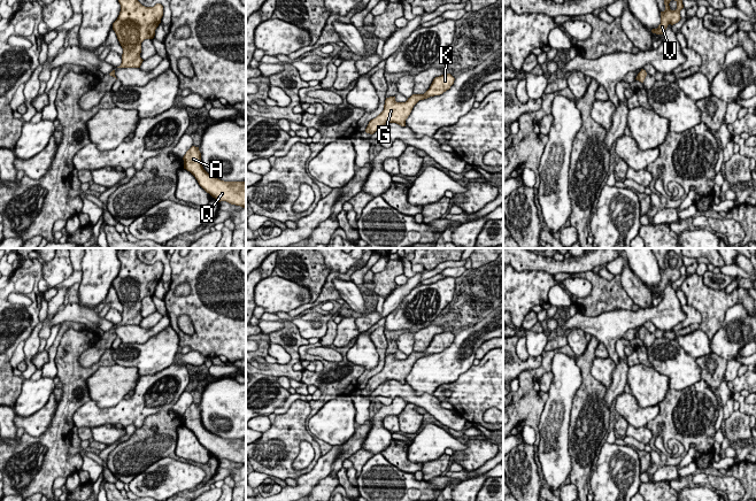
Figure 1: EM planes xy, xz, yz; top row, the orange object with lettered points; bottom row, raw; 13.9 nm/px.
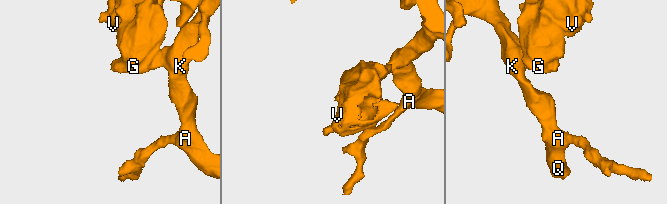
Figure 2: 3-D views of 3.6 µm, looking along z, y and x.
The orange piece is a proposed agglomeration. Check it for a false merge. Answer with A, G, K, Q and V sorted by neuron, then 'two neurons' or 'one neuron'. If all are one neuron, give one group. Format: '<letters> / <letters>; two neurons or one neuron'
A G K Q V; one neuron

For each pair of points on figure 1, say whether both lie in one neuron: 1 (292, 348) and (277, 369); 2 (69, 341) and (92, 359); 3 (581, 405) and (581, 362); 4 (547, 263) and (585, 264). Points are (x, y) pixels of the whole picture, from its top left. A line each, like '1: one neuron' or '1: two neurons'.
1: one neuron
2: two neurons
3: one neuron
4: one neuron

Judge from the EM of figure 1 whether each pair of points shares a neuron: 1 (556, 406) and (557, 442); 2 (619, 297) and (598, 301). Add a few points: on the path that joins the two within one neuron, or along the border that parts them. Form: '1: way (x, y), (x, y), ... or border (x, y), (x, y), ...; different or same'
1: way (556, 415), (556, 433); same
2: way (614, 297), (603, 297); same

